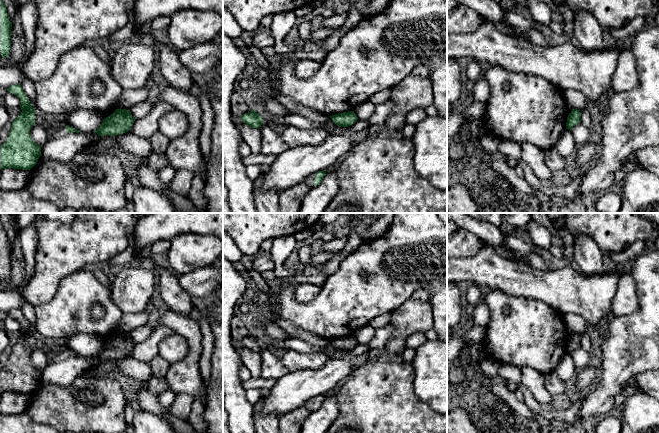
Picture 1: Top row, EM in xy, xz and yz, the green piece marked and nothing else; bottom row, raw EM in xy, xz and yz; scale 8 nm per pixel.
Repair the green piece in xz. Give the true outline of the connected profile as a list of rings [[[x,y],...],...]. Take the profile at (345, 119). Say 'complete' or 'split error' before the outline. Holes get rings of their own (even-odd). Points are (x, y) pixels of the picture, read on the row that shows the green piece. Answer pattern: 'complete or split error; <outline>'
complete; [[[354,111],[338,113],[329,117],[340,127],[349,127],[358,120]]]

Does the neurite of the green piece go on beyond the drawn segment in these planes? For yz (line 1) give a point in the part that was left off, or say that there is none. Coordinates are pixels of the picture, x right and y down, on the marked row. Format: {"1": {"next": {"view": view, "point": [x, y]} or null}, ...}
{"1": {"next": null}}

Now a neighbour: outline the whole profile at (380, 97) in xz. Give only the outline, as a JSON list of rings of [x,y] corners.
[[[392,88],[385,89],[372,95],[369,101],[374,105],[382,104],[391,98],[391,94],[392,94]]]

